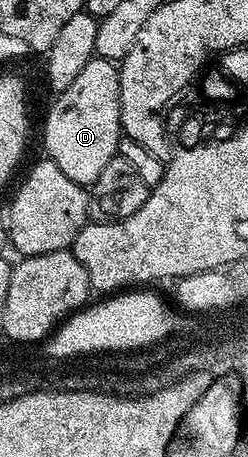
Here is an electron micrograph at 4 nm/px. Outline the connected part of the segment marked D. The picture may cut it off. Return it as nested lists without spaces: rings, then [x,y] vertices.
[[[90,59],[76,81],[57,96],[46,115],[42,139],[46,142],[45,154],[72,181],[82,184],[82,175],[100,177],[108,161],[118,154],[118,141],[124,132],[120,121],[119,68],[111,60]]]

